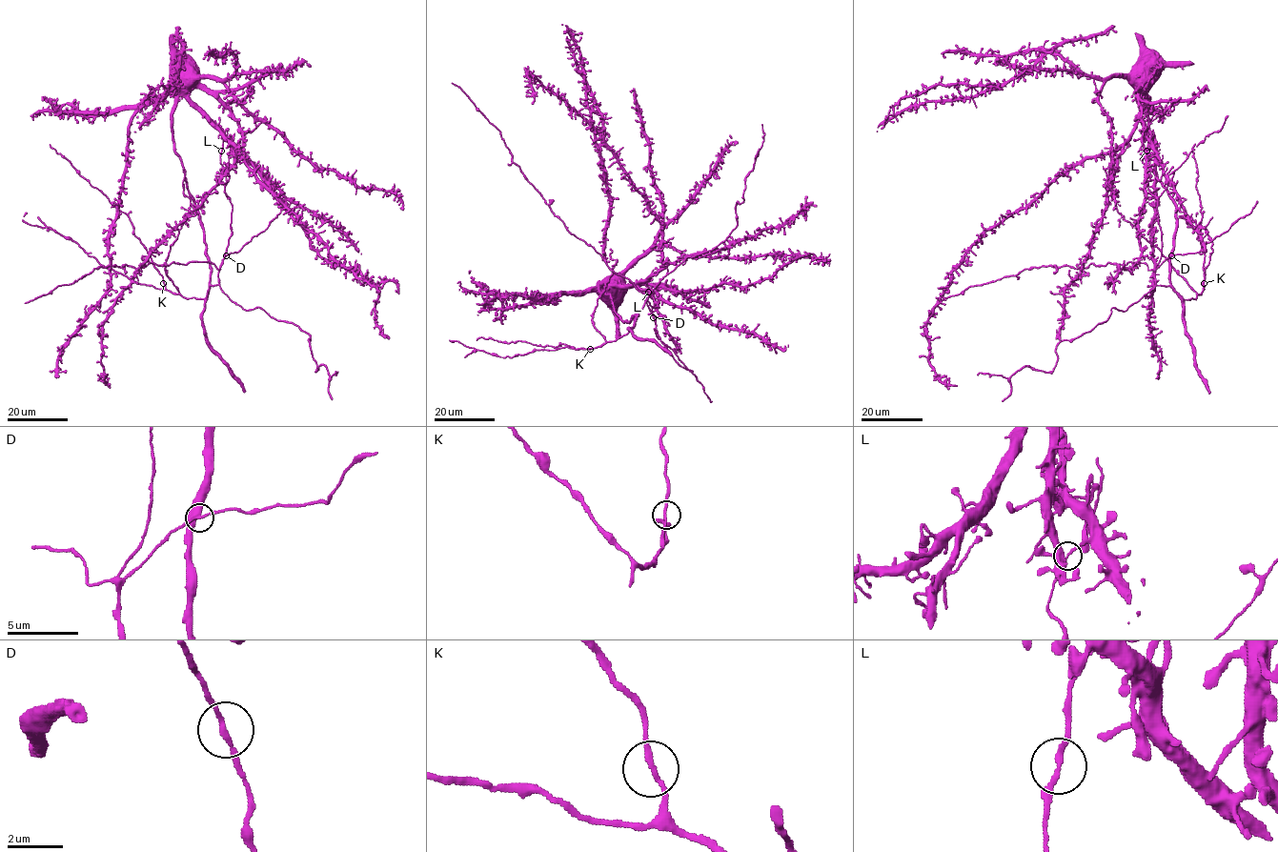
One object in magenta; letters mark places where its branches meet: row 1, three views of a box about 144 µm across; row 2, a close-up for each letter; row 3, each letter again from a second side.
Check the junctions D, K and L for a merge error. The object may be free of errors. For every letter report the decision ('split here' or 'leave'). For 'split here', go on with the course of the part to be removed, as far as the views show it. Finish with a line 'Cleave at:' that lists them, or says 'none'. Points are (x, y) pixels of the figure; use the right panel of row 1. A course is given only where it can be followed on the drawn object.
D: leave
K: leave
L: leave
Cleave at: none

